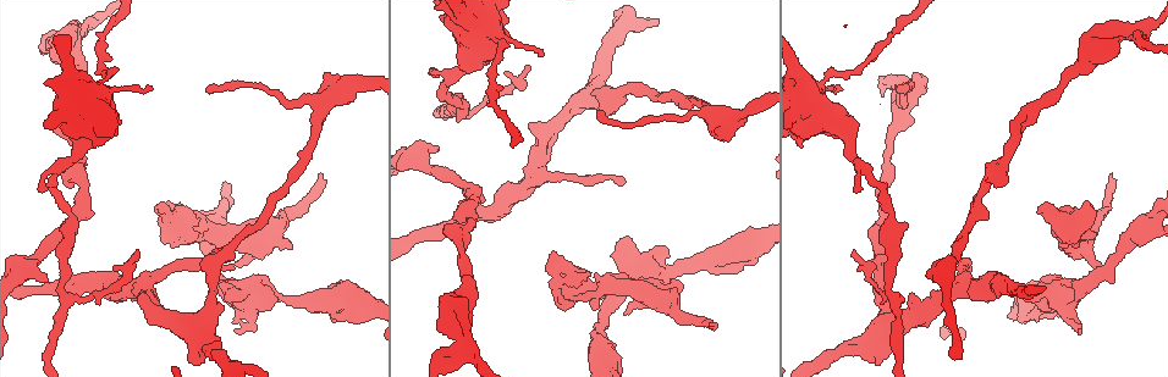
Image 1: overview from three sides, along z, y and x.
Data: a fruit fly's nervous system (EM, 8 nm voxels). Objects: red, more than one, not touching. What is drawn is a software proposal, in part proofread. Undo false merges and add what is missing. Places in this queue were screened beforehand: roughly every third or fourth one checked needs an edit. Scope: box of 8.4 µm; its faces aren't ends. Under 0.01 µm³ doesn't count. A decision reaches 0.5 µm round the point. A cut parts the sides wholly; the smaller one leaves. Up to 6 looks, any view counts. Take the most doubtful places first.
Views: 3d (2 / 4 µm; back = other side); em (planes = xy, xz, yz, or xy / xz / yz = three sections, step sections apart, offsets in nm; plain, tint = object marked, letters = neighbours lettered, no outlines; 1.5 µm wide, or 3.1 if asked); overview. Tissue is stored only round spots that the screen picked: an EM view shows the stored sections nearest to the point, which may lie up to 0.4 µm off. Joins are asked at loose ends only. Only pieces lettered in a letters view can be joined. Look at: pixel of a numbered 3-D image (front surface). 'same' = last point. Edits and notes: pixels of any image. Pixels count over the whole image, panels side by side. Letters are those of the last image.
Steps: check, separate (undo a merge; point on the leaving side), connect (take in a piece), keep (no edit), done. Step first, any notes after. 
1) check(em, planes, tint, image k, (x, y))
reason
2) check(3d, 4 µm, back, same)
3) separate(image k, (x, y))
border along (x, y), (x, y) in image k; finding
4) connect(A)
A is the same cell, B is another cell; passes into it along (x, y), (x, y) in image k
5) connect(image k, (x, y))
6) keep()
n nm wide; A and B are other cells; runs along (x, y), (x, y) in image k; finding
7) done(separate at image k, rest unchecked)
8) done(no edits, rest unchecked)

check(em, planes, tint, image 1, (1134, 34))
sharp bend

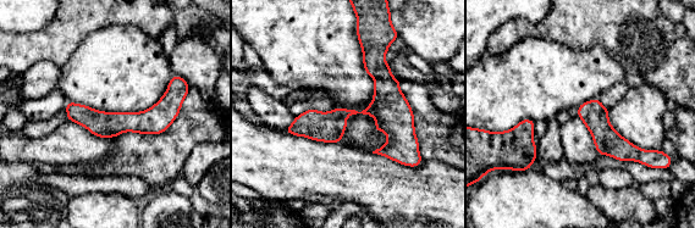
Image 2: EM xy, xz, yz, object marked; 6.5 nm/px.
check(em, planes, letters, same)
see the neighbours

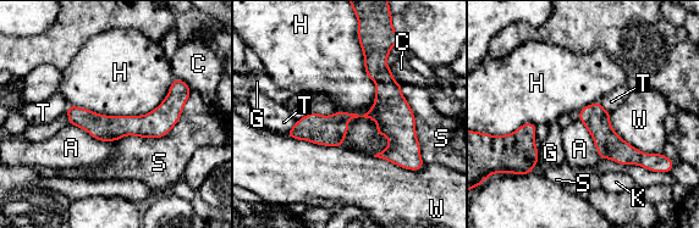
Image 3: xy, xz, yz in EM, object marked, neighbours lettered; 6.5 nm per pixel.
keep()
A, C, G, H, K, S, T and W are other cells; one cell here

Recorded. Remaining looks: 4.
check(em, planes, letters, image 1, (1111, 175))
an open end

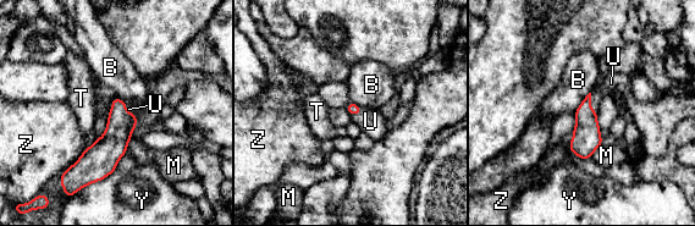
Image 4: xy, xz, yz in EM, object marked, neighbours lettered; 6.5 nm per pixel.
connect(U)
B touches over 180 nm; U is the same cell, B, M, T, Y and Z are other cells; passes into it along (586, 138), (590, 104), (611, 83) in image 4; the cell continues

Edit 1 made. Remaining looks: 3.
check(overview)

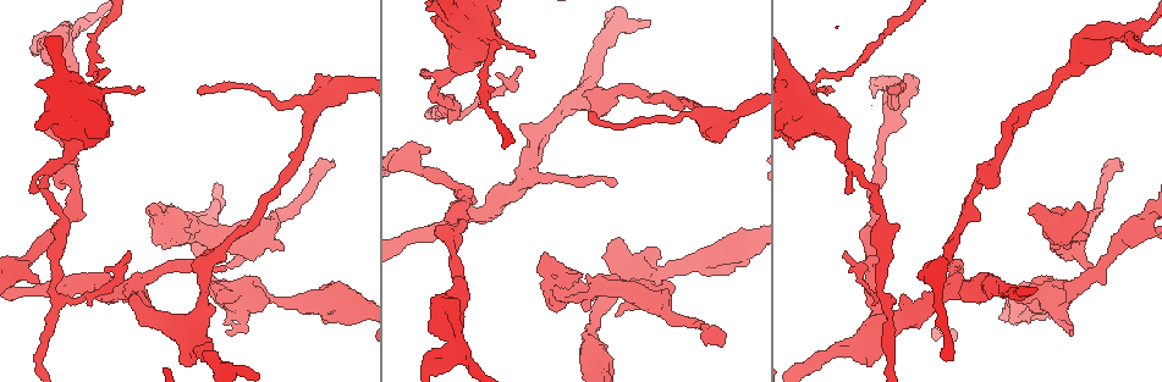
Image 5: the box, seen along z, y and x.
check(em, planes, tint, image 5, (90, 95))
sudden change in width

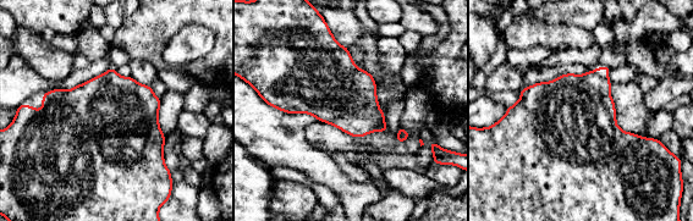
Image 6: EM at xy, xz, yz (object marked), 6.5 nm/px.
check(em, planes, letters, same)
see the neighbours

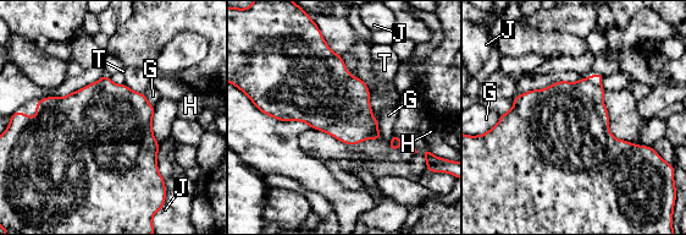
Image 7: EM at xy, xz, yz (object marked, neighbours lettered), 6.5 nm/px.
separate(image 7, (597, 78))
200 nm wide; G, H, J and T are other cells; border along (590, 77), (599, 85) in image 7; two cells meet here

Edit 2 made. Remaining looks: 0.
done(connect at image 4, separate at image 7, rest unchecked)

